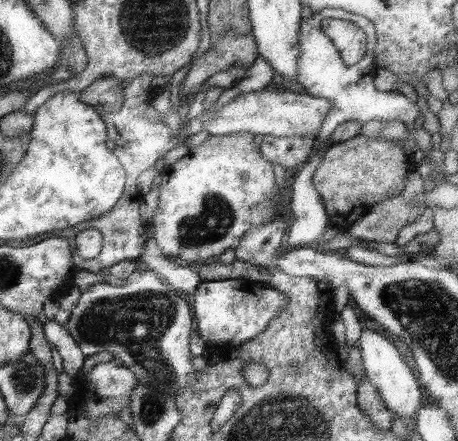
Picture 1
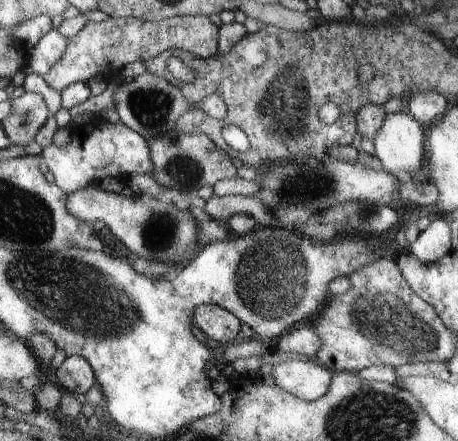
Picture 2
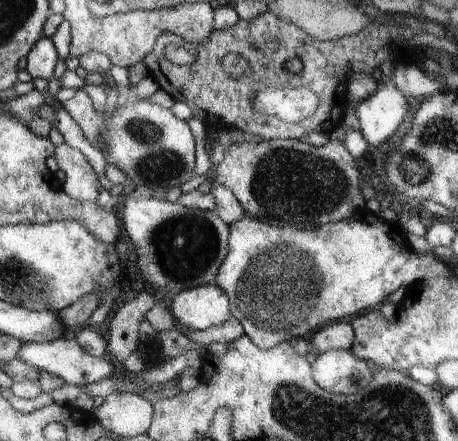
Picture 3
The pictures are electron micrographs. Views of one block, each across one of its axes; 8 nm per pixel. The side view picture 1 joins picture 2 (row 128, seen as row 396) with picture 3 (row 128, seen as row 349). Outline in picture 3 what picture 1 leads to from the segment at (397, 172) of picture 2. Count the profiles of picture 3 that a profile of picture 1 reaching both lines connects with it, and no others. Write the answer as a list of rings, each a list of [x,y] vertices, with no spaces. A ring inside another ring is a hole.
[[[383,86],[355,106],[359,132],[369,144],[377,146],[395,132],[409,110],[405,100],[407,98],[397,88]]]

